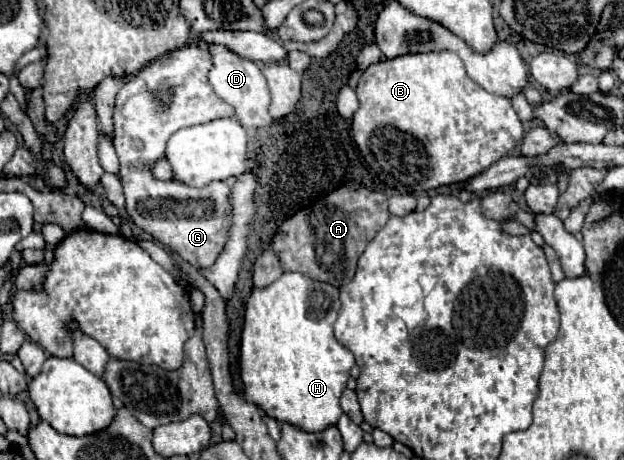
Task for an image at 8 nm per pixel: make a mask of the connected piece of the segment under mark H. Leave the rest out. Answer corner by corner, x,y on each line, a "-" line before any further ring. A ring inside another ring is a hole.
285,272
267,288
255,288
247,300
245,324
241,332
241,382
245,400
255,404
263,414
277,422
293,424
303,432
321,432
337,424
343,414
339,398
347,388
349,370
355,356
333,334
333,324
339,316
339,290
331,284
311,280
299,272

